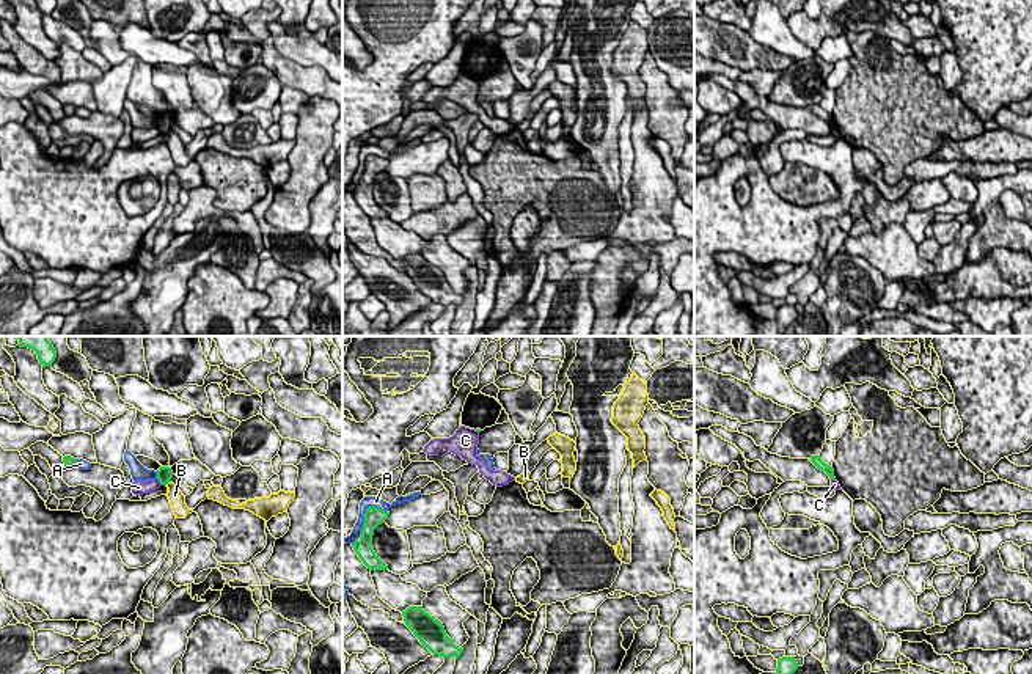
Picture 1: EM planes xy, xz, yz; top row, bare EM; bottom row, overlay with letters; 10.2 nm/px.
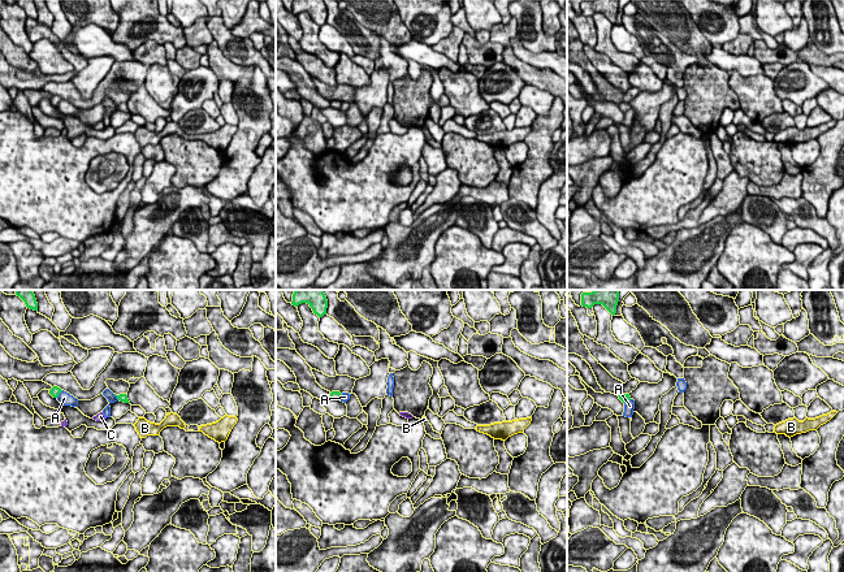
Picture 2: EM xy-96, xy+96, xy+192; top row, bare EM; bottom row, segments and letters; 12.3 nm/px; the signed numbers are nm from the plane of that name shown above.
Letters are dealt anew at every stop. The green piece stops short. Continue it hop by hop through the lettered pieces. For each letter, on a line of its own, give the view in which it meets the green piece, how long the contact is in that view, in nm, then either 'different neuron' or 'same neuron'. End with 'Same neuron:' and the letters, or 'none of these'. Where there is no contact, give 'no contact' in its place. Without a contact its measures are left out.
A: xz | 380 nm | different neuron
B: xy | 70 nm | different neuron
C: xy | 110 nm | different neuron
Same neuron: none of these

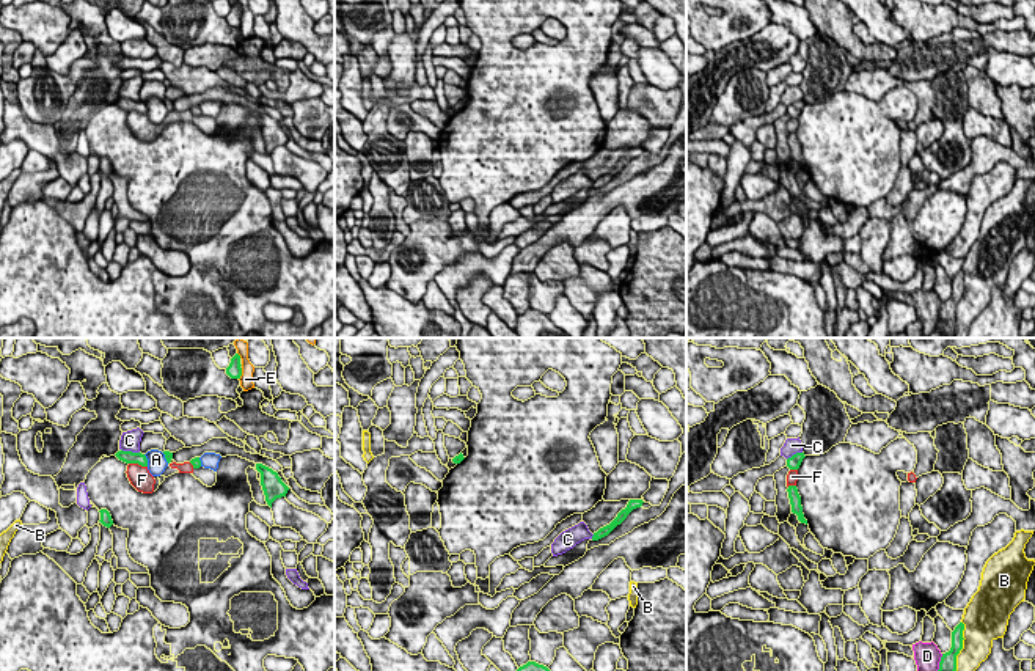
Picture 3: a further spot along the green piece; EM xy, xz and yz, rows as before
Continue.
A: xy | 140 nm | different neuron
B: yz | 500 nm | different neuron
C: xy | 200 nm | different neuron
D: yz | 190 nm | different neuron
E: xy | 130 nm | different neuron
F: xy | 200 nm | different neuron
Same neuron: none of these

